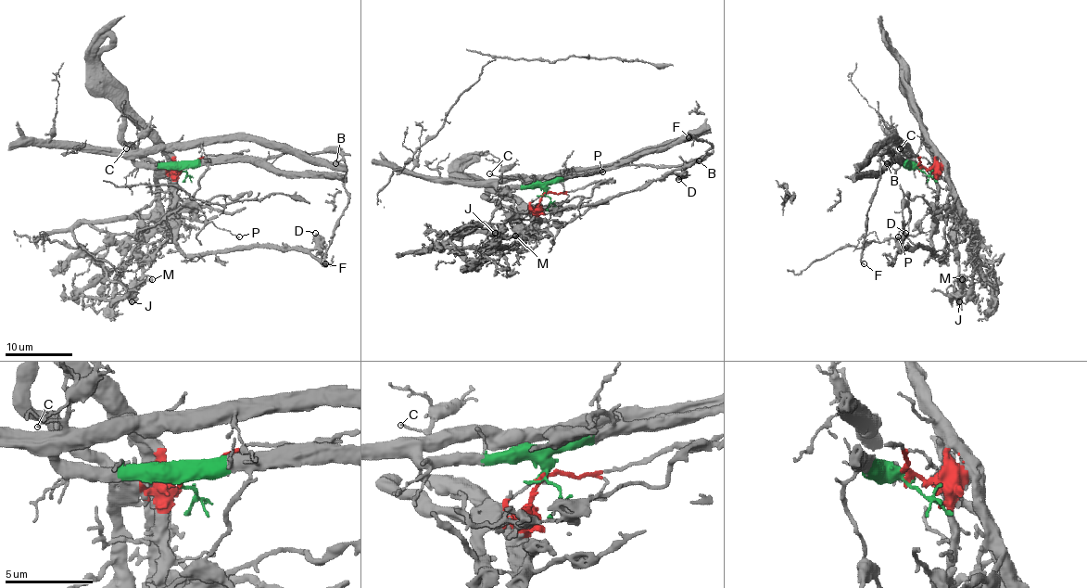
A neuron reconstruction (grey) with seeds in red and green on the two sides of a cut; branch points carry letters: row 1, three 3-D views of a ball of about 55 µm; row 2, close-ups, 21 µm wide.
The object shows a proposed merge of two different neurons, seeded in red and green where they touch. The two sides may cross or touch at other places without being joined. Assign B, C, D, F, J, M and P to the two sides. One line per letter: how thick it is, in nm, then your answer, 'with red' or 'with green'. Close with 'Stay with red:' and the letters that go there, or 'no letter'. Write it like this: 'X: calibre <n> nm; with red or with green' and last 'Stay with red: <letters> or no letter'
B: calibre 170 nm; with green
C: calibre 90 nm; with green
D: calibre 480 nm; with red
F: calibre 200 nm; with green
J: calibre 180 nm; with red
M: calibre 280 nm; with red
P: calibre 130 nm; with green
Stay with red: D, J, M

